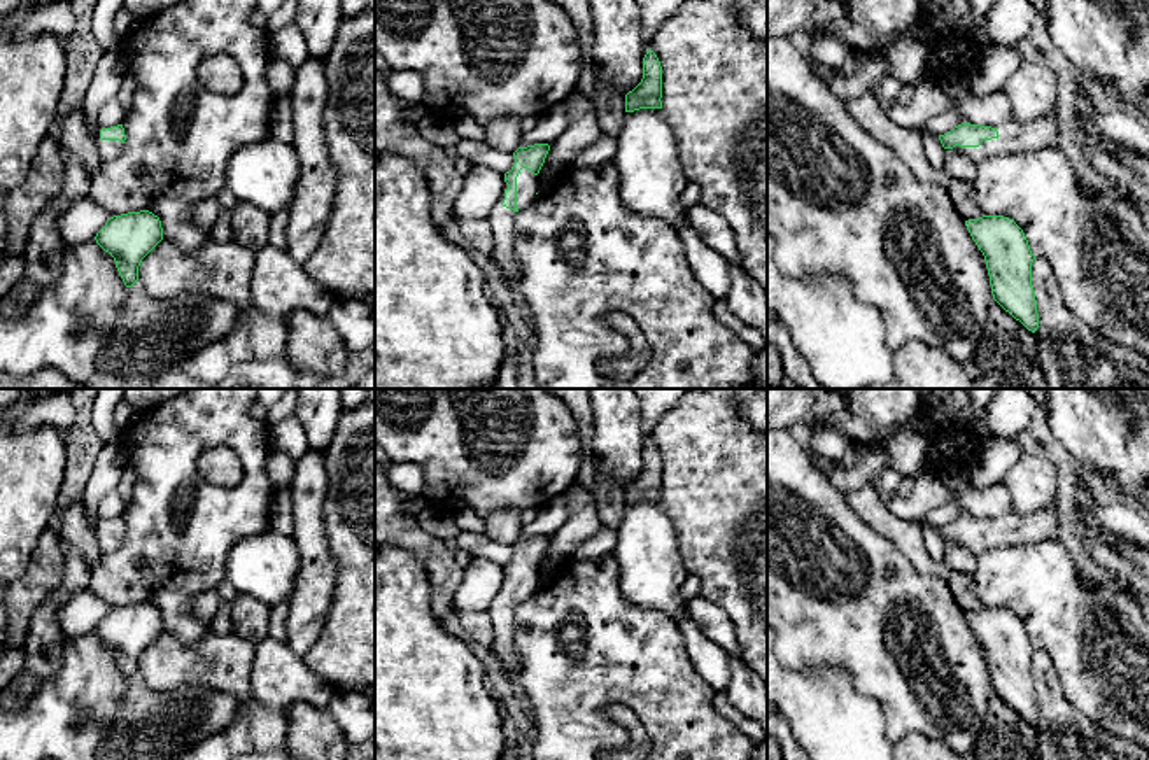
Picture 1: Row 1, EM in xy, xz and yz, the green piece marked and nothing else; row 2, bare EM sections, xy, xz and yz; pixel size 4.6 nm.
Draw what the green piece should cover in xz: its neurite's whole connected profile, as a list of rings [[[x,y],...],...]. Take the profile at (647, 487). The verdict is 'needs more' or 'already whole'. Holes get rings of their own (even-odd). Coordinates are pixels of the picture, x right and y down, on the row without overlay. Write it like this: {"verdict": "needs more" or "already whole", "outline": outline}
{"verdict": "already whole", "outline": [[[648,441],[643,450],[643,471],[625,487],[625,504],[639,501],[662,501],[662,459],[657,447]]]}

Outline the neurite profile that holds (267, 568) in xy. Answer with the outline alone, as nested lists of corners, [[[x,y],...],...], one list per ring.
[[[273,529],[238,541],[226,559],[226,581],[268,608],[291,601],[300,571],[293,534]]]

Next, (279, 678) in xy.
[[[271,636],[254,644],[250,690],[254,700],[277,709],[287,709],[296,702],[328,709],[333,695],[331,685],[315,674],[303,657]]]

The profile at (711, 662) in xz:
[[[687,613],[681,615],[676,623],[685,637],[688,658],[695,671],[716,693],[725,693],[730,683],[730,655],[708,639]]]

